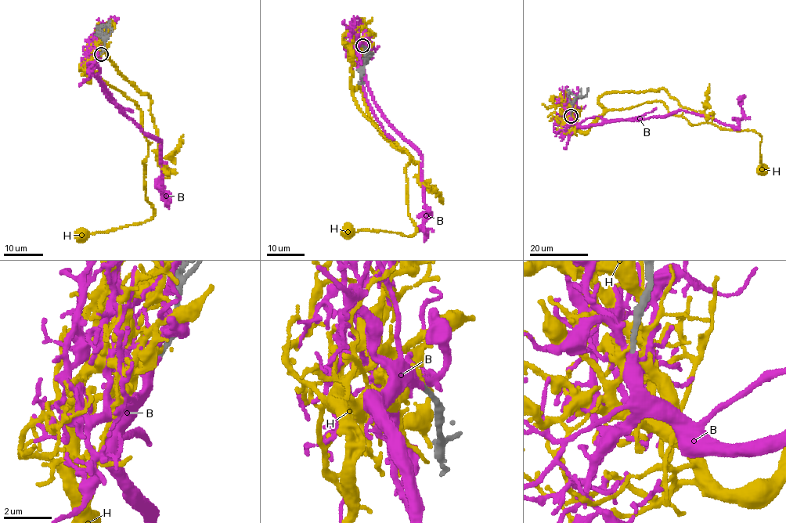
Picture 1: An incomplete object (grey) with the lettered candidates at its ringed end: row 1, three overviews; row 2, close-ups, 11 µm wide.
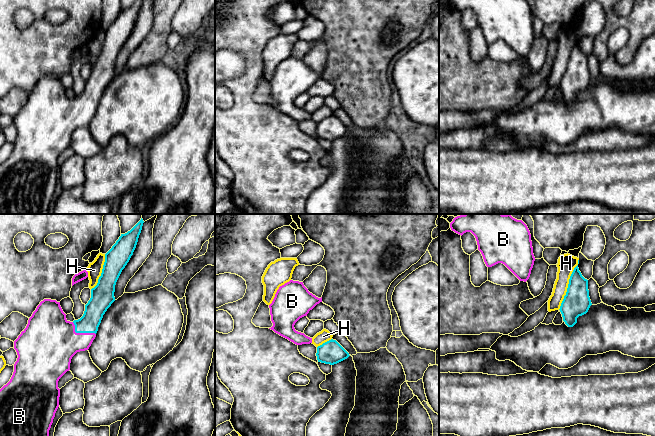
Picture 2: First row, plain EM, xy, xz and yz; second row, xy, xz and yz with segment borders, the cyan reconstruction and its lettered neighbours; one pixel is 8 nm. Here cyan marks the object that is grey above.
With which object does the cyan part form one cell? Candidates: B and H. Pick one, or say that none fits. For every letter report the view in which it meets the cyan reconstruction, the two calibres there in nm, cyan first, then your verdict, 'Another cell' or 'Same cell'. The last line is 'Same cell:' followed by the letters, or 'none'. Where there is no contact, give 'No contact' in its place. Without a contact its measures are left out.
B: Touches cyan in xy. Thickness 160 nm (cyan) against 400 nm. Same cell
H: Touches cyan in yz. Thickness 220 nm (cyan) against 140 nm. Another cell
Same cell: B

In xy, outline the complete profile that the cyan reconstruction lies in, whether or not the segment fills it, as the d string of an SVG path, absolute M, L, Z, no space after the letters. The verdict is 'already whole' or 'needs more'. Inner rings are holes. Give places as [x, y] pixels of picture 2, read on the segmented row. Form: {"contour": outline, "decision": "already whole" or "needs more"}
{"contour": "M141 218L130 231L121 234L116 243L105 254L101 276L97 285L91 289L91 298L85 305L84 314L80 319L73 322L68 321L60 302L56 300L44 299L37 306L29 318L26 328L14 341L14 349L18 355L14 364L14 372L10 381L0 389L0 436L49 436L49 430L59 407L60 389L58 388L58 381L70 370L72 357L77 352L88 350L95 339L103 315L115 301L116 282L133 255L143 223L144 221Z", "decision": "needs more"}

